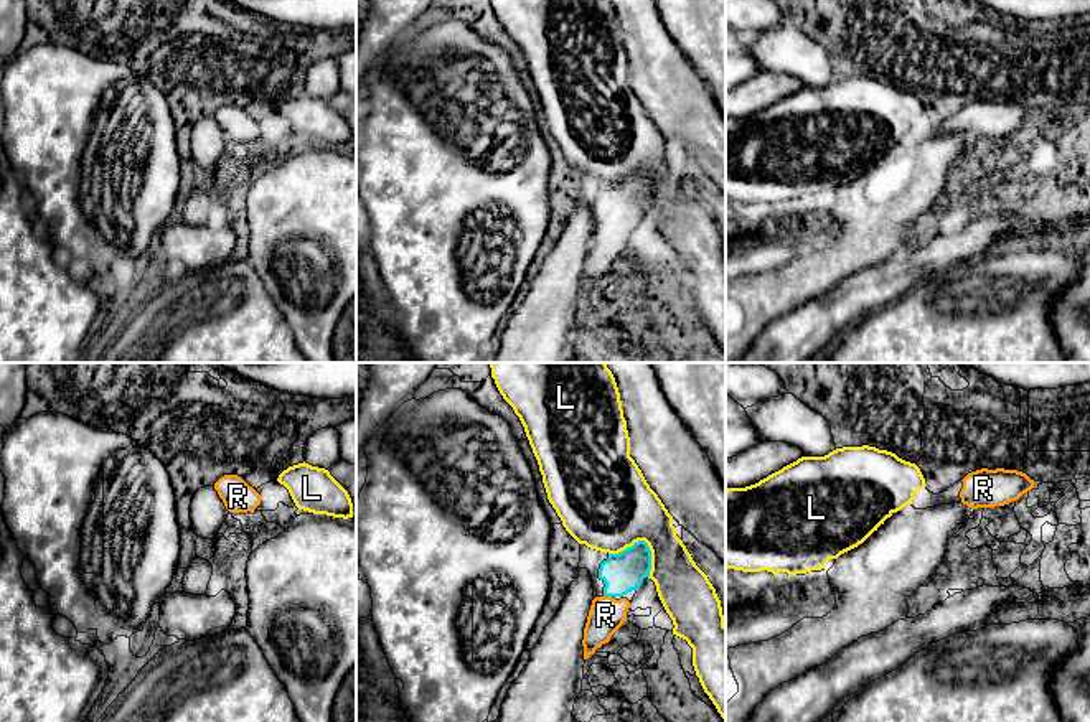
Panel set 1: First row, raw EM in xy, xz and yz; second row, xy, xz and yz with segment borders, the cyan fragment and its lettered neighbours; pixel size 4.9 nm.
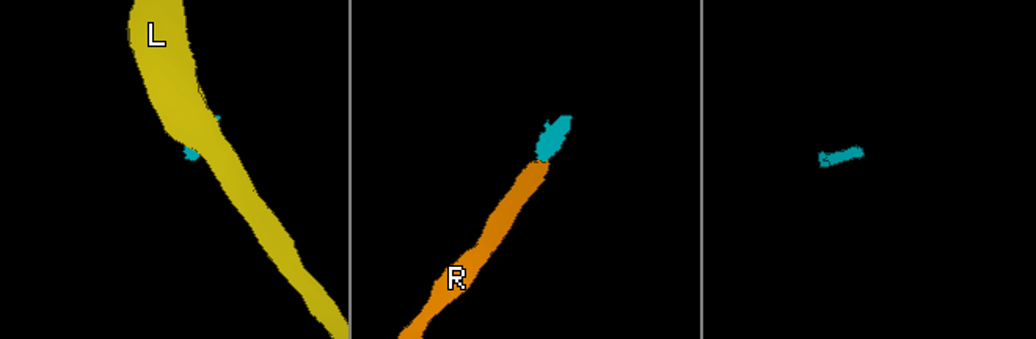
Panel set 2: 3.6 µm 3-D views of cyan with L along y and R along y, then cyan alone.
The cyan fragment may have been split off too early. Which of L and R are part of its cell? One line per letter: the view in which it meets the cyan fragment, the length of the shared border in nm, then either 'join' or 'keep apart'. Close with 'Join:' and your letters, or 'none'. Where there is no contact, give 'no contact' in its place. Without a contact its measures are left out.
L: xz | 240 nm | keep apart
R: xz | 40 nm | join
Join: R

